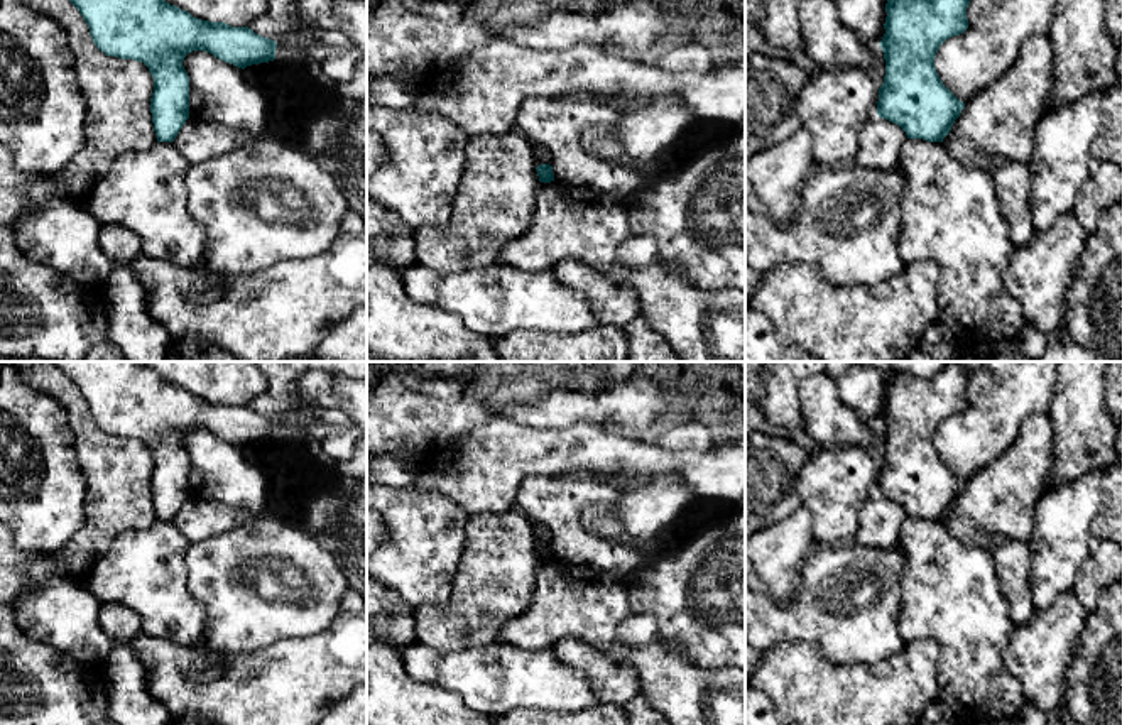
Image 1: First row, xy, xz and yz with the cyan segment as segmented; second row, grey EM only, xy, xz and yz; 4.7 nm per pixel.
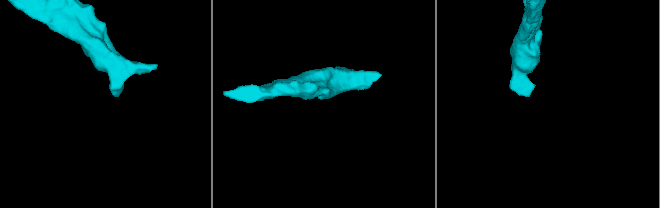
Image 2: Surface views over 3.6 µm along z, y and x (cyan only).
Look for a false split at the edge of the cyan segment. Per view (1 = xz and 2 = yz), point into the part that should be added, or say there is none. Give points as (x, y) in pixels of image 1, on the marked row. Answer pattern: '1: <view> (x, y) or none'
1: none
2: none

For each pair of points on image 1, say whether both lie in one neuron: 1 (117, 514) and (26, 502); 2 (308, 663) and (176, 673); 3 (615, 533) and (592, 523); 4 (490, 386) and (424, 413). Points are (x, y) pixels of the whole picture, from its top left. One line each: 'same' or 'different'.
1: different
2: same
3: same
4: same

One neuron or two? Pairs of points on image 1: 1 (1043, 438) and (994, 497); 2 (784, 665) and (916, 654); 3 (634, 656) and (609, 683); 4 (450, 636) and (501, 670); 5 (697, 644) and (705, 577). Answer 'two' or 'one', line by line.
1: one
2: one
3: two
4: two
5: one

